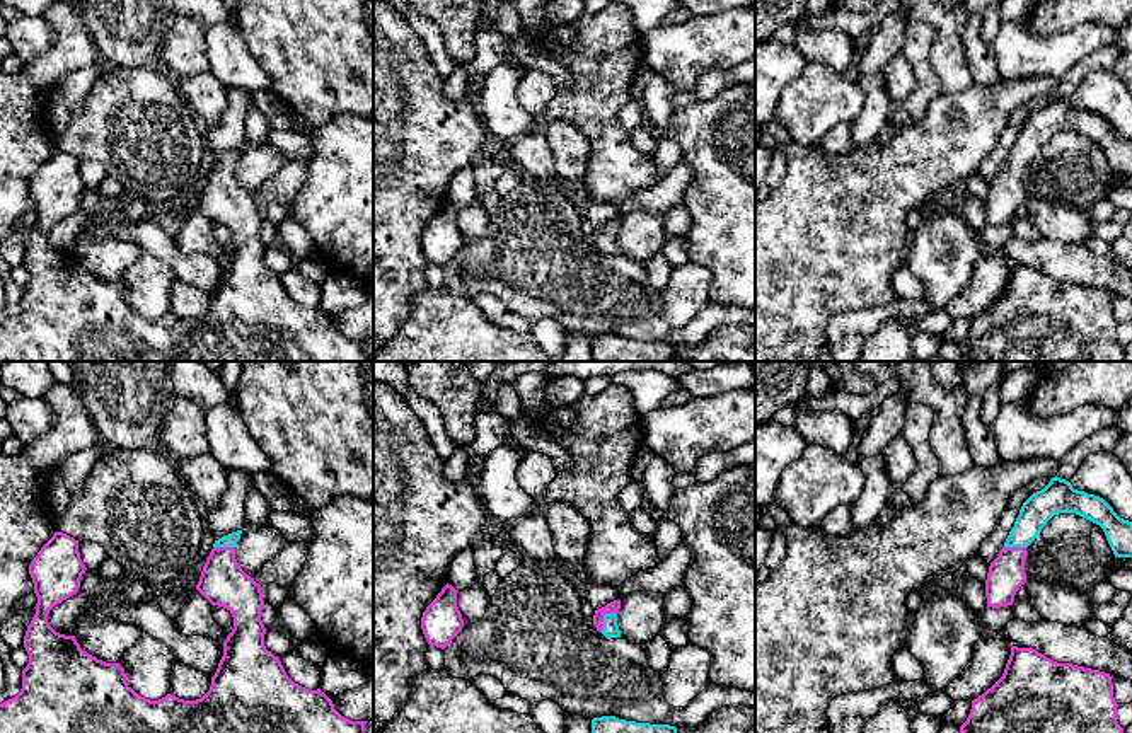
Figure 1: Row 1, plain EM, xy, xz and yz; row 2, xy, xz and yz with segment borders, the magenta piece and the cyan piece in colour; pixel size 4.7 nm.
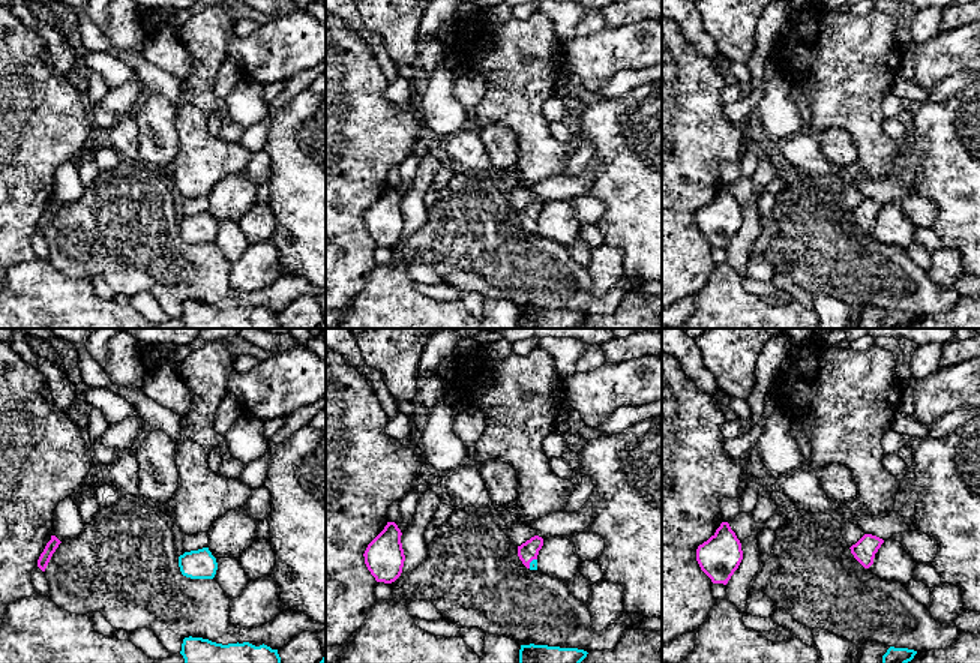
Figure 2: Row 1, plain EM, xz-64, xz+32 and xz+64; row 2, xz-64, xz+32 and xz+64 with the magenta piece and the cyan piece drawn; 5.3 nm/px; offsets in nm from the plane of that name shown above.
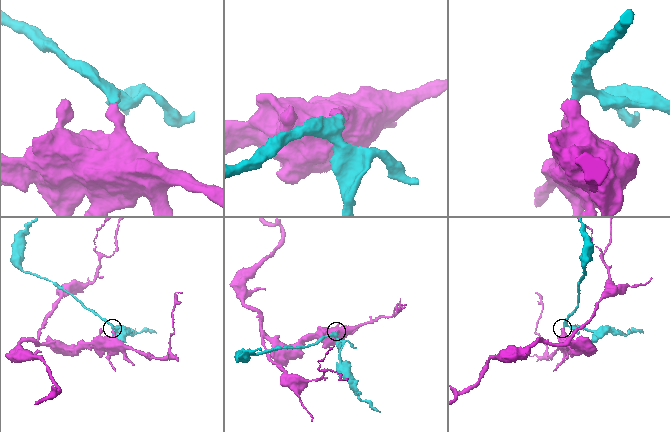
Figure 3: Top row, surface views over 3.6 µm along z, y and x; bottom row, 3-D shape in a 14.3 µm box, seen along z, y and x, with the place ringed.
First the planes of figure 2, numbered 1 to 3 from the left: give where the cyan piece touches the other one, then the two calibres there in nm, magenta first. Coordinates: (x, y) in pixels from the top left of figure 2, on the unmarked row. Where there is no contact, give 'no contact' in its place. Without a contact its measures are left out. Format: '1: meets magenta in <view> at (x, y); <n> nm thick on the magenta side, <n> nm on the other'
1: no contact
2: meets magenta in xz+32 at (530, 225); 110 nm thick on the magenta side, 50 nm on the other
3: no contact

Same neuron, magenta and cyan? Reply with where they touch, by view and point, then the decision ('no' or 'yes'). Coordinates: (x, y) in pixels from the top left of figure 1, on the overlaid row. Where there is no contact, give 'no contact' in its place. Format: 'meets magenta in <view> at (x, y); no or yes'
meets magenta in xz at (602, 617); yes

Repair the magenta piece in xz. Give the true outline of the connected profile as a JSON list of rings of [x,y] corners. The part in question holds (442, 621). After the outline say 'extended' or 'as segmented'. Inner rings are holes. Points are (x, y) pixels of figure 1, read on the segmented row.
[[[445,585],[421,617],[421,629],[430,646],[447,648],[462,631],[464,619],[457,607],[457,590]]] | as segmented

